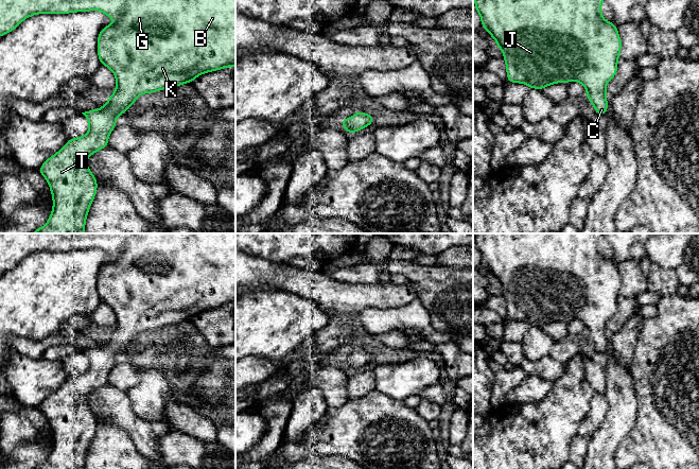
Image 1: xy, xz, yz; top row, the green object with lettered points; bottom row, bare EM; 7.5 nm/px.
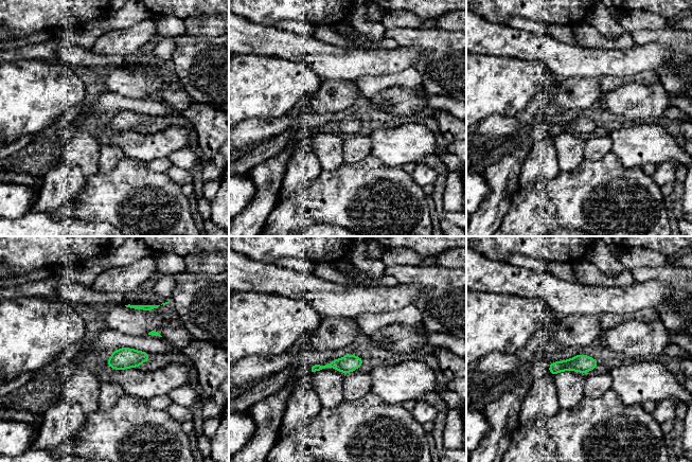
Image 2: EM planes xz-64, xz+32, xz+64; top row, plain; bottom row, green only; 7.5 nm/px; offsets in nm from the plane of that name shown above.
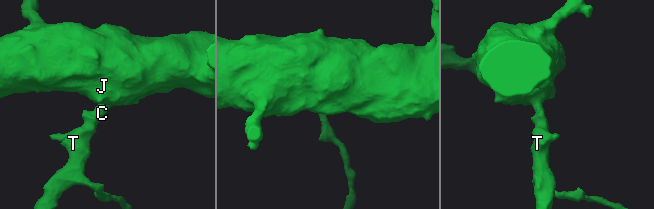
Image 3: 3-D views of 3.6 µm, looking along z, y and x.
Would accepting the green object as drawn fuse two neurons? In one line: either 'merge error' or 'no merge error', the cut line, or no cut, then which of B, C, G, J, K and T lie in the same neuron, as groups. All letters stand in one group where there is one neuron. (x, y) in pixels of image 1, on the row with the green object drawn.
no merge error; no cut; B C G J K T

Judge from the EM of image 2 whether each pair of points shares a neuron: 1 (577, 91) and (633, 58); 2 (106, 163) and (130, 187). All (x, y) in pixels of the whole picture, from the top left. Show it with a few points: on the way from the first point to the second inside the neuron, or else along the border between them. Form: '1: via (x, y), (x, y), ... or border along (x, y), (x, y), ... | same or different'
1: border along (601, 75), (575, 76) | different
2: border along (124, 157), (108, 171), (99, 171) | different

